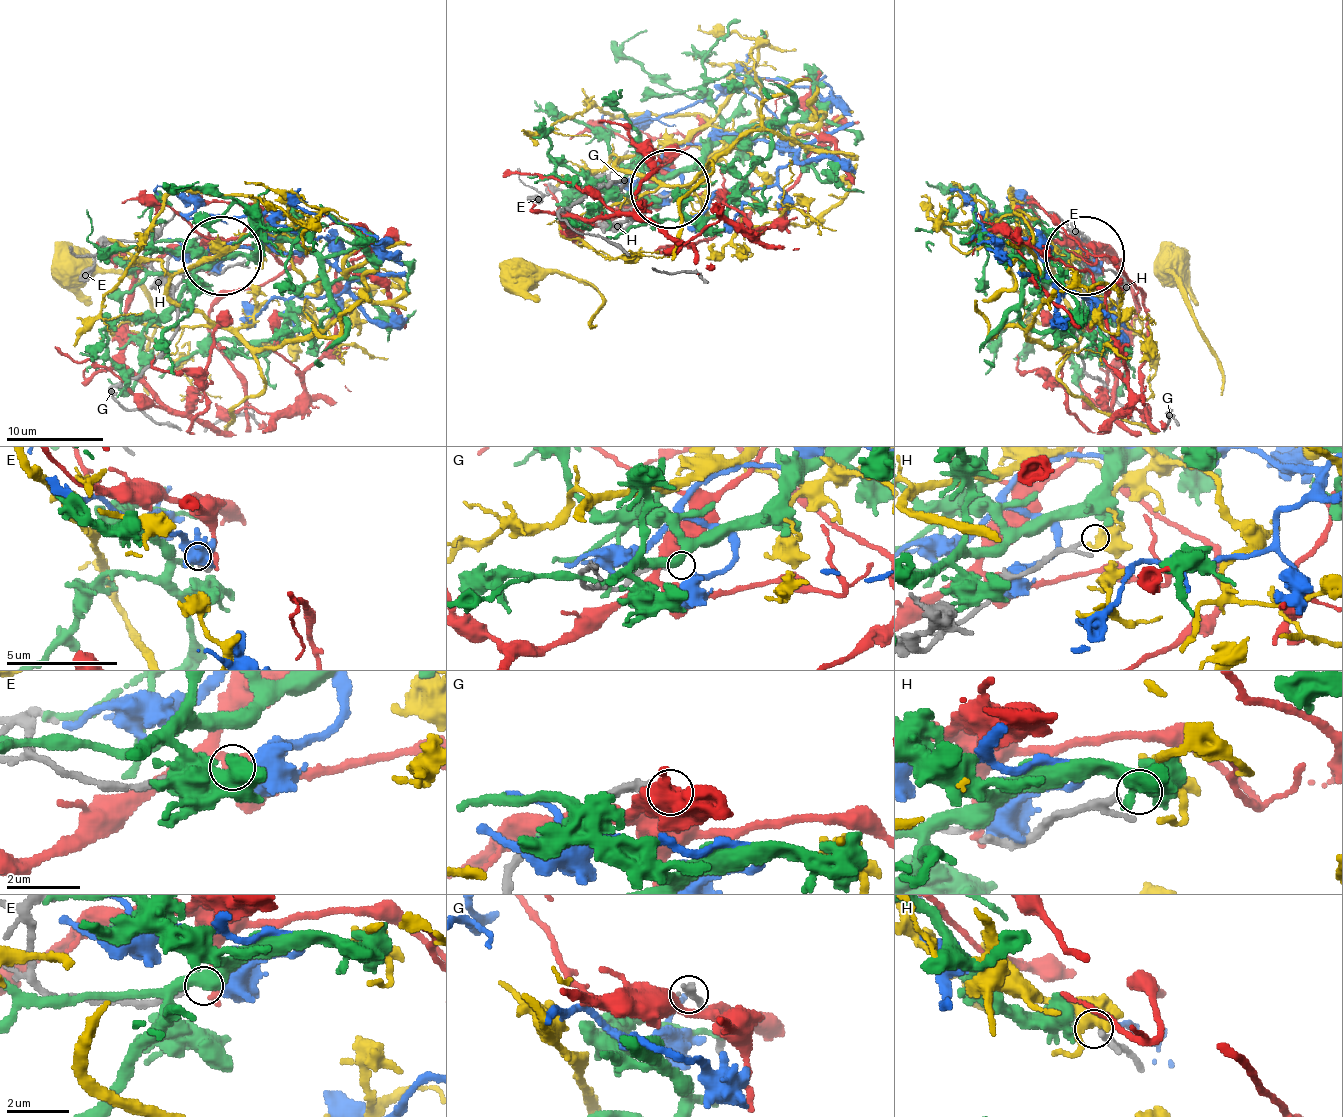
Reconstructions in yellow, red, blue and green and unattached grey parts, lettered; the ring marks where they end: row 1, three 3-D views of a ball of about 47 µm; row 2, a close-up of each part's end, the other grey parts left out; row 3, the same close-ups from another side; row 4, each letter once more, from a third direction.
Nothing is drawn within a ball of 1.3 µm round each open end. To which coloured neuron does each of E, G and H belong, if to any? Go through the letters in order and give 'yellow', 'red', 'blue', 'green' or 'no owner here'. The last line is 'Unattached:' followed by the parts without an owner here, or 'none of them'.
E: no owner here
G: no owner here
H: yellow
Unattached: E, G

